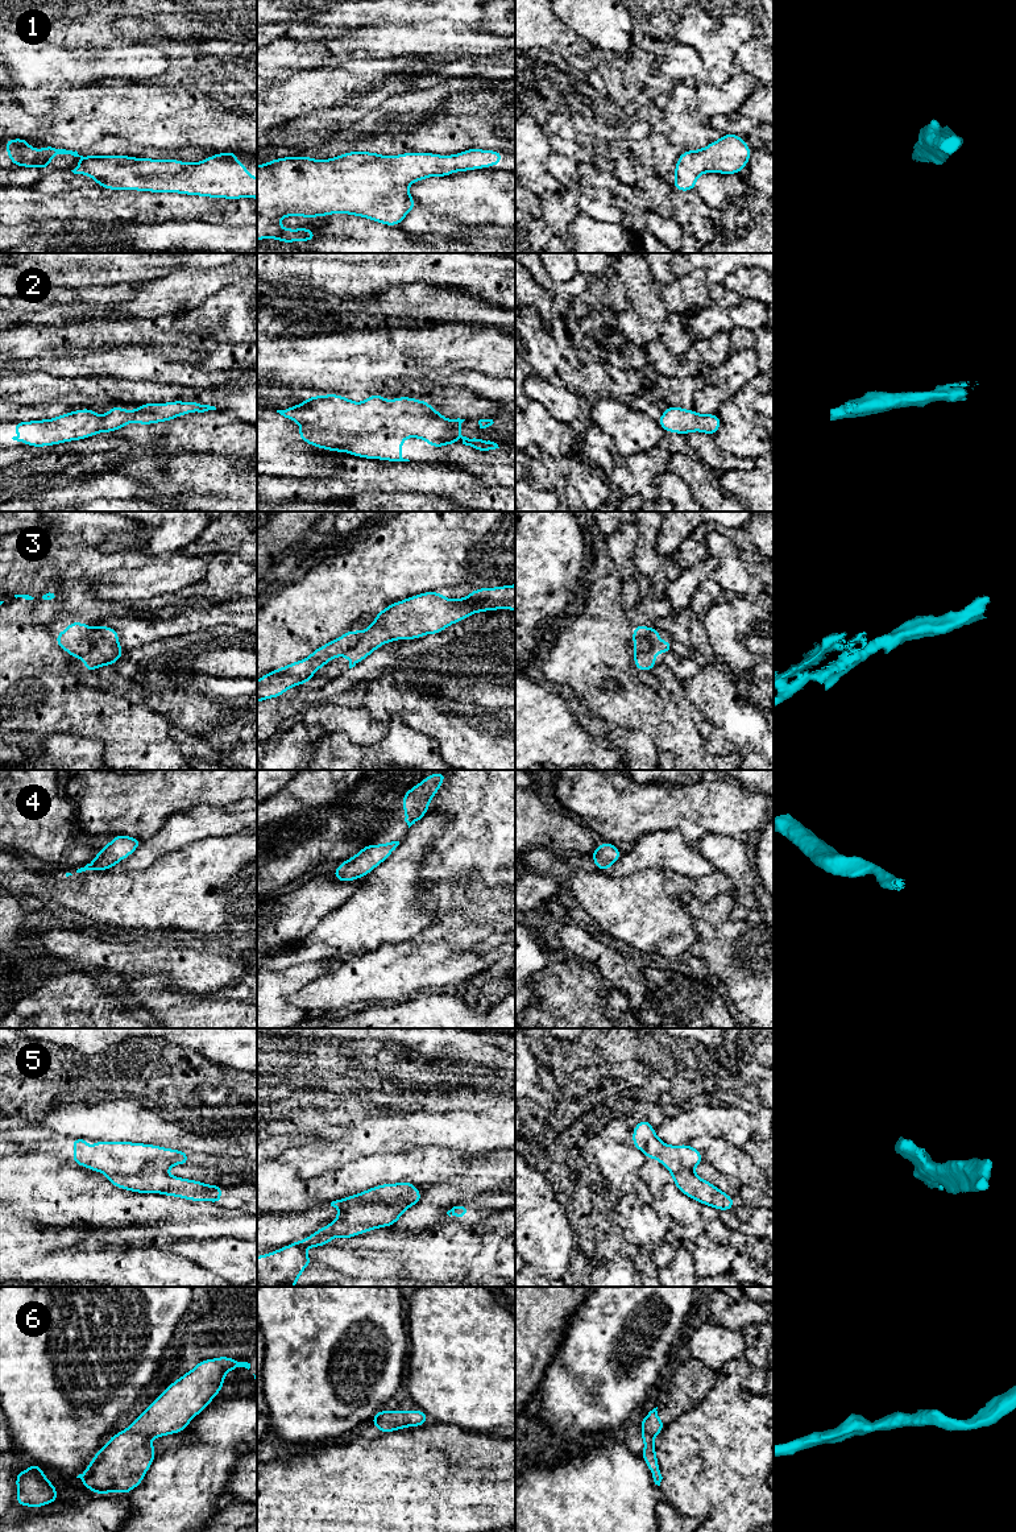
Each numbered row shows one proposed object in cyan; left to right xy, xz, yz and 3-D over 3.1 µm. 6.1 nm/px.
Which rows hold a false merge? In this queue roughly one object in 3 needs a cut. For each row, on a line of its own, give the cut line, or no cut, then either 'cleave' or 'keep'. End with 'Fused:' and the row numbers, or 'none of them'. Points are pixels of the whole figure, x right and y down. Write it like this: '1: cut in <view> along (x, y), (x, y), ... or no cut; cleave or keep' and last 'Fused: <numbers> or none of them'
1: no cut; keep
2: no cut; keep
3: cut in yz along (651, 629), (649, 634), (650, 646), (646, 650), (635, 650); cleave
4: no cut; keep
5: cut in xz along (421, 1195), (403, 1195), (392, 1203), (349, 1204), (339, 1209); cleave
6: no cut; keep
Fused: 3, 5

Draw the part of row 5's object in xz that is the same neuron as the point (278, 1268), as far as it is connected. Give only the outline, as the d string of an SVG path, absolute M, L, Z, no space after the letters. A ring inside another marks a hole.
M419 1193L399 1197L393 1204L372 1201L366 1204L349 1205L340 1209L339 1216L327 1226L320 1227L310 1237L283 1246L277 1251L257 1256L257 1287L294 1287L299 1282L302 1271L314 1263L304 1254L307 1247L319 1247L329 1245L335 1237L349 1239L353 1235L364 1234L369 1230L393 1226L401 1218L406 1209L420 1202Z

